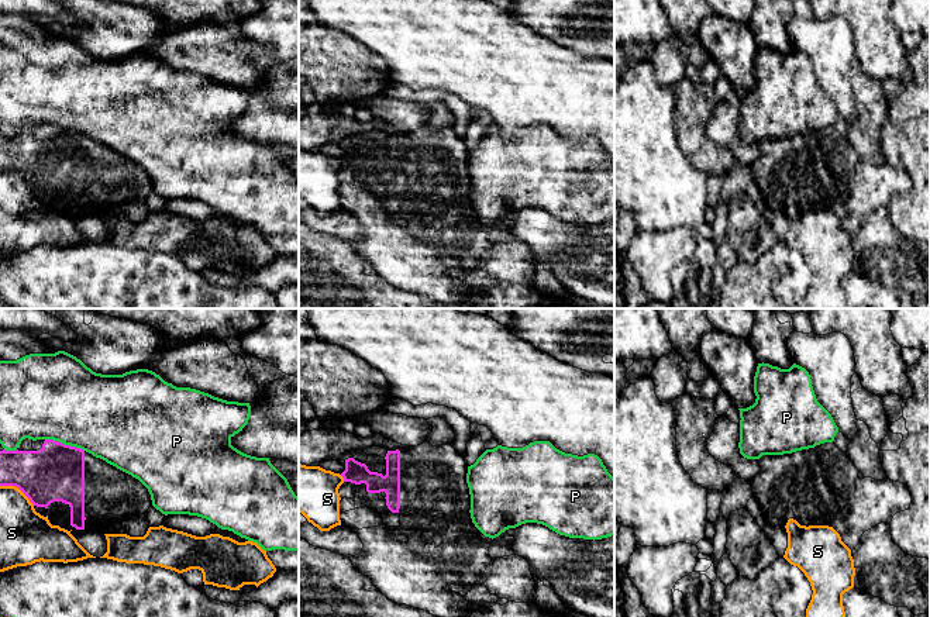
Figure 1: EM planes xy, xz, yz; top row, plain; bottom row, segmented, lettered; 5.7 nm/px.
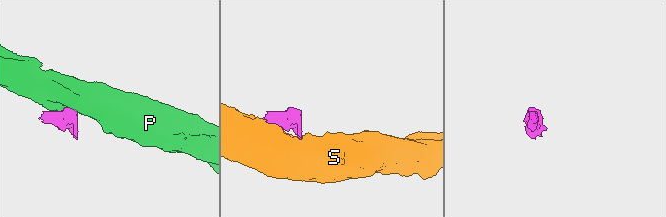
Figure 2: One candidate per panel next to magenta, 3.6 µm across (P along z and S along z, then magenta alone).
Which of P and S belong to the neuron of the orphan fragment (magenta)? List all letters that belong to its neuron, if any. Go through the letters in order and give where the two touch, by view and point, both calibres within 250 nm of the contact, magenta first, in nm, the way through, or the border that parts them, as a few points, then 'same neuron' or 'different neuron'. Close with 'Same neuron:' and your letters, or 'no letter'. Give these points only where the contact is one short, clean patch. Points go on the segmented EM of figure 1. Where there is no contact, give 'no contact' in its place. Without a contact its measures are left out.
P: xy (64, 444) | 320/460 nm | along xy (45, 438), (75, 445), (83, 451) | different neuron
S: xy (17, 486) | 320/260 nm | different neuron
Same neuron: no letter

